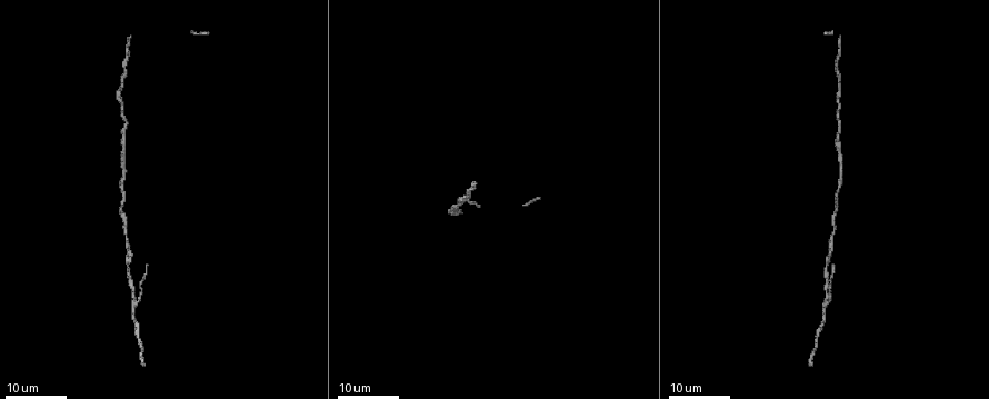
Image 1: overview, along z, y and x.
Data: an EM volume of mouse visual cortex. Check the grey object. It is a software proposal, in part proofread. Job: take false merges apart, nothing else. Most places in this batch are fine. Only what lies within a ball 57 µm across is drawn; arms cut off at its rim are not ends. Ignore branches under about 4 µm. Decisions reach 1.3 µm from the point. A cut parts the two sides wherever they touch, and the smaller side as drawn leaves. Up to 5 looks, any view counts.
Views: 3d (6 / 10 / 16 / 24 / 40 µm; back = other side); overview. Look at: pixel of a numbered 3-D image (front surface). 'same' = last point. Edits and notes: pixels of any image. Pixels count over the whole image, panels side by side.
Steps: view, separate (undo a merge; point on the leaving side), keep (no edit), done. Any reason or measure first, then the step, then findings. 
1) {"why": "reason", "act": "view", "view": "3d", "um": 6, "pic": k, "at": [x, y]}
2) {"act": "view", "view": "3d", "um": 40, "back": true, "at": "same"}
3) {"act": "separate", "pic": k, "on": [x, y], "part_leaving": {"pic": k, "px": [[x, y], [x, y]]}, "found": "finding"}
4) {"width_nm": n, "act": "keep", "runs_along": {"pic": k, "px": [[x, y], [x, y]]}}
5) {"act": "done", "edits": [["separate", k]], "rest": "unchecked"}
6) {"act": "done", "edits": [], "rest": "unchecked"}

{"act": "view", "view": "3d", "um": 24, "pic": 1, "at": [124, 164]}

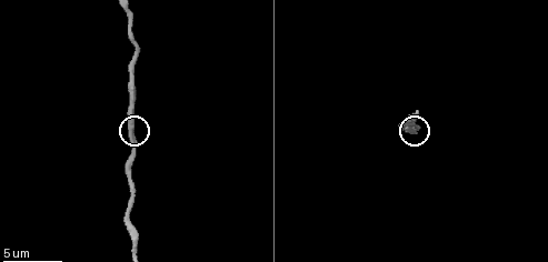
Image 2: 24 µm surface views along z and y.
{"act": "view", "view": "3d", "um": 6, "pic": 2, "at": [132, 128]}

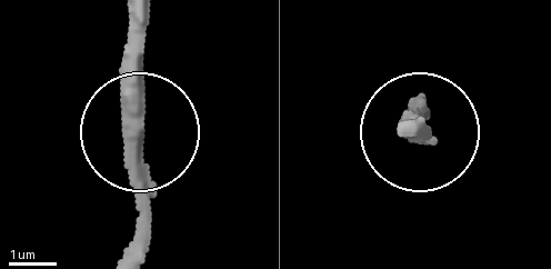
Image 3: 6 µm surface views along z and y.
{"act": "keep", "runs_along": {"pic": 3, "px": [[138, 135], [146, 19]]}, "found": "continuous, no second neuron"}

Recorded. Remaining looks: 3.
{"why": "thin neck", "act": "view", "view": "3d", "um": 16, "pic": 1, "at": [838, 70]}

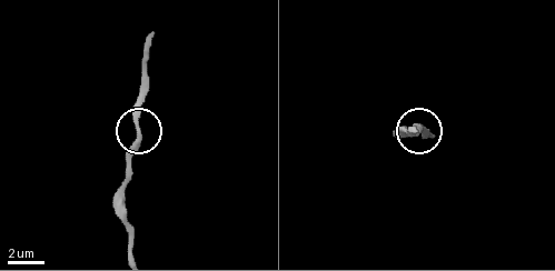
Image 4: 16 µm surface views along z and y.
{"act": "view", "view": "3d", "um": 10, "pic": 4, "at": [135, 125]}

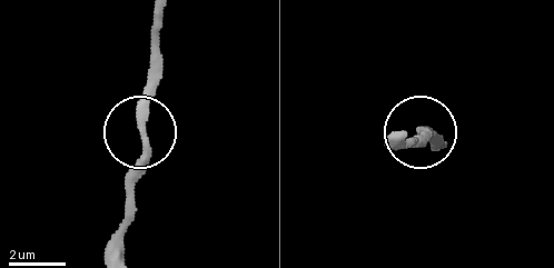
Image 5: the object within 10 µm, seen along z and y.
{"act": "view", "view": "3d", "um": 10, "back": true, "pic": 5, "at": [142, 132]}

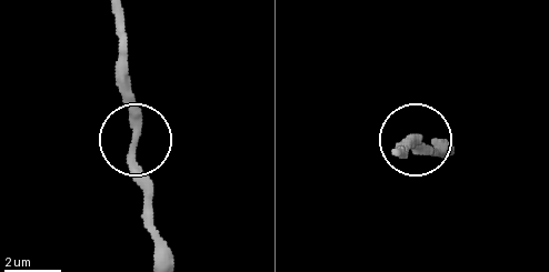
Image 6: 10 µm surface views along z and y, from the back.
{"width_nm": 270, "act": "keep", "runs_along": {"pic": 6, "px": [[157, 261], [150, 182], [136, 153], [128, 63]]}, "found": "continuous, no second neuron"}

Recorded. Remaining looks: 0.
{"act": "done", "edits": [], "rest": "unchecked"}

